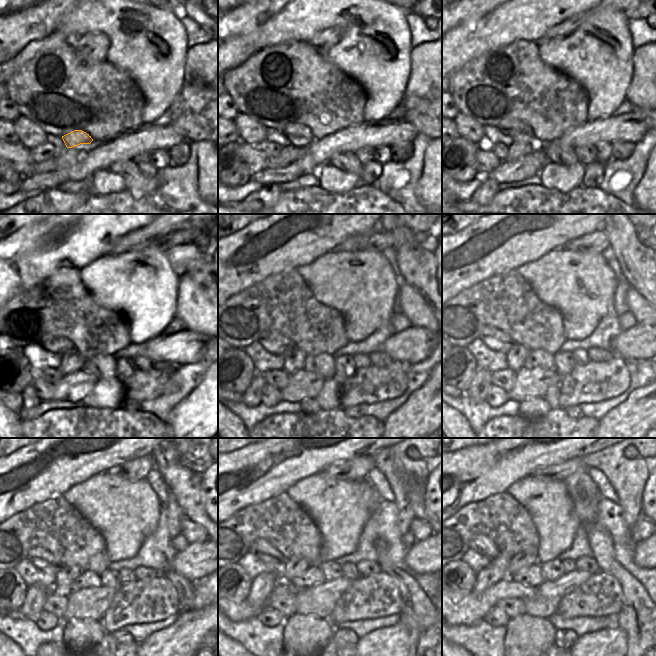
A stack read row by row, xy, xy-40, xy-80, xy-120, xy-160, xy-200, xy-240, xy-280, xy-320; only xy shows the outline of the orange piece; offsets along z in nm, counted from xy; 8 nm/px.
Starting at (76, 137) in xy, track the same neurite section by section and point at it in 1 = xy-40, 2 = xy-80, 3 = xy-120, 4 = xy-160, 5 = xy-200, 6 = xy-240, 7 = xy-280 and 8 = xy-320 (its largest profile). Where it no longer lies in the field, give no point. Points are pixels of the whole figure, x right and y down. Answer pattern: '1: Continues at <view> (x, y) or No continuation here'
1: Continues at xy-40 (298, 134)
2: Continues at xy-80 (513, 127)
3: Continues at xy-120 (58, 346)
4: Continues at xy-160 (276, 343)
5: Continues at xy-200 (495, 339)
6: Continues at xy-240 (46, 561)
7: Continues at xy-280 (261, 548)
8: Continues at xy-320 (482, 544).

